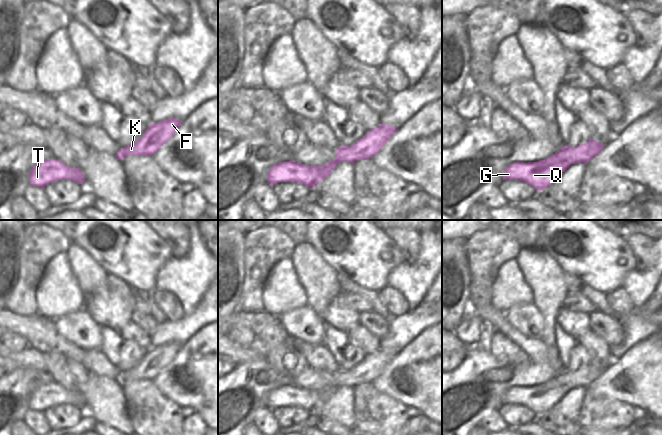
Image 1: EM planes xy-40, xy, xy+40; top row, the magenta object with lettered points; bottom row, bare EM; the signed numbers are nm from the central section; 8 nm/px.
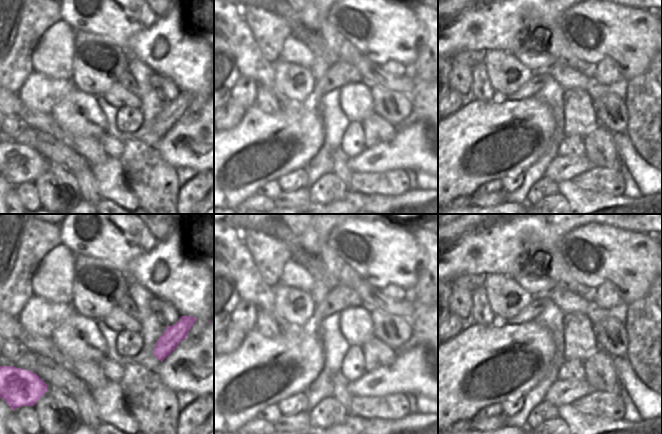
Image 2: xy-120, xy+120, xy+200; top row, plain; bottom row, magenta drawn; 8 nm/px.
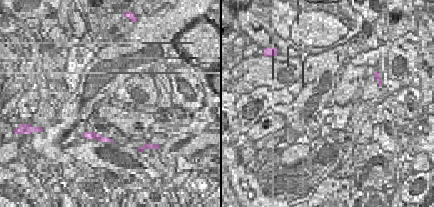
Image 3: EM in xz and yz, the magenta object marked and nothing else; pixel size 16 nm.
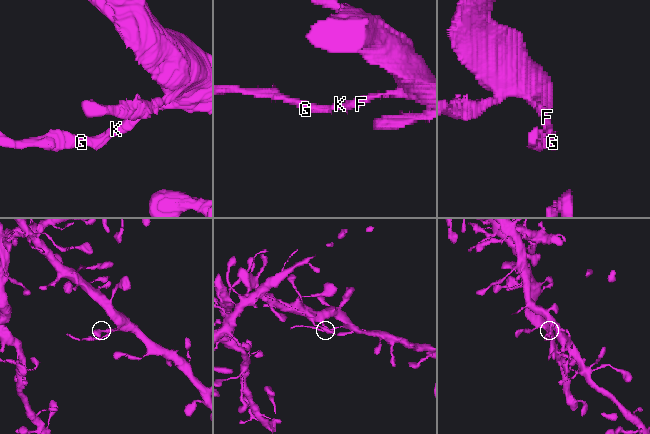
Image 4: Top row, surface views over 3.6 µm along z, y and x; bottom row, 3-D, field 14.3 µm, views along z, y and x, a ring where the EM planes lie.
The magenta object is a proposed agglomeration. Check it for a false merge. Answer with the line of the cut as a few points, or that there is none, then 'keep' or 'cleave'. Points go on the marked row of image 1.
xy+40 (558, 152), (558, 156), (562, 160), (567, 160), (571, 163) | cleave

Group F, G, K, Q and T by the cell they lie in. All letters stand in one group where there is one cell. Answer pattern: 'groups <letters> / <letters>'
groups F K / G Q T

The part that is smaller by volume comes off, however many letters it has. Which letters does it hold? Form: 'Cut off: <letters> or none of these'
Cut off: G, Q, T

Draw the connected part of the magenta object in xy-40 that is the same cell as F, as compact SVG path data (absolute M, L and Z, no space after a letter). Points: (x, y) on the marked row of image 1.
M170 118L150 124L136 142L121 148L115 157L122 160L126 156L153 156L175 134L181 123L182 120Z

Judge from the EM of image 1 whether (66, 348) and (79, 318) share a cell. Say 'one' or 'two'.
two

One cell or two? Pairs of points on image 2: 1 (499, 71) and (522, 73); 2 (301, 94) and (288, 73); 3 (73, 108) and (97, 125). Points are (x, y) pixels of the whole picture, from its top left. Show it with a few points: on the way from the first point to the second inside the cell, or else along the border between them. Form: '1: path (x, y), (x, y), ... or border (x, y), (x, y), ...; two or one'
1: path (505, 69), (508, 67), (517, 68); one
2: path (296, 89), (290, 78); one
3: path (79, 114), (91, 123); one

